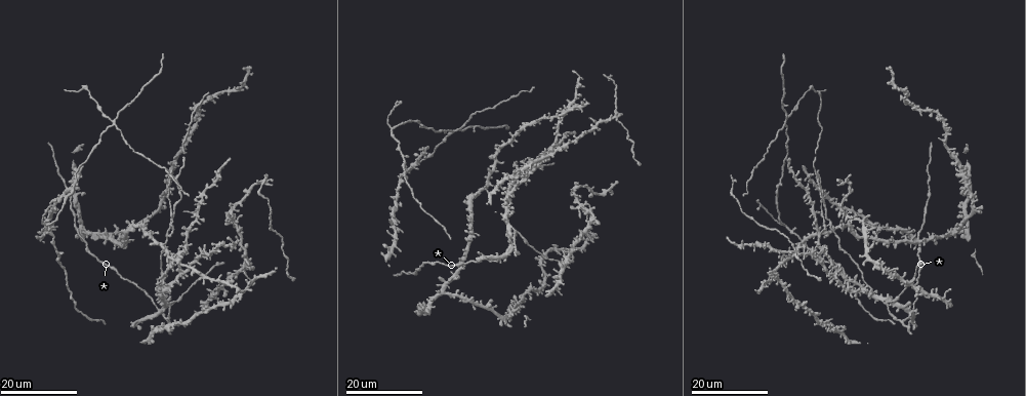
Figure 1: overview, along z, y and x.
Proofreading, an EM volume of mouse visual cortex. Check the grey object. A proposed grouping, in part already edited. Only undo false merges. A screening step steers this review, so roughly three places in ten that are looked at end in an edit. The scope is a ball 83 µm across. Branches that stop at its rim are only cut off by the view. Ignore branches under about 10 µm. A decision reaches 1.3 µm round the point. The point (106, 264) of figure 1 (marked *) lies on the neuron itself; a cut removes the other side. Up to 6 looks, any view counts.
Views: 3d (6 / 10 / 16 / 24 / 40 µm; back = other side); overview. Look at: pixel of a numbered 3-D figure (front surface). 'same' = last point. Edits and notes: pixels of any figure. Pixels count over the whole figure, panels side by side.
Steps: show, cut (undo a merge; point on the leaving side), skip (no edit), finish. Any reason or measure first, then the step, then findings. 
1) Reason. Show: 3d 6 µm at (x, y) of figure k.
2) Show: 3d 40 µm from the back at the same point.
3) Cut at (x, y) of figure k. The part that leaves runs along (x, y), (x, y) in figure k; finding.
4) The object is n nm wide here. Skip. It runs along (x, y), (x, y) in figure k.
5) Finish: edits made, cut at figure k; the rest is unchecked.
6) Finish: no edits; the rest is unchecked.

Four or more arms meet. Show: 3d 24 µm at (114, 123) of figure 1.

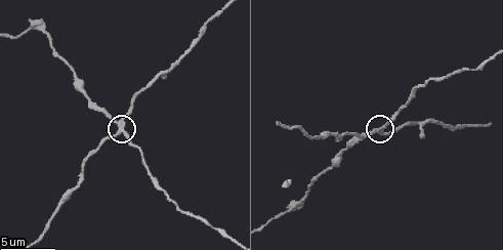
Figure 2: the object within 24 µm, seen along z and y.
Show: 3d 10 µm at (379, 130) of figure 2.

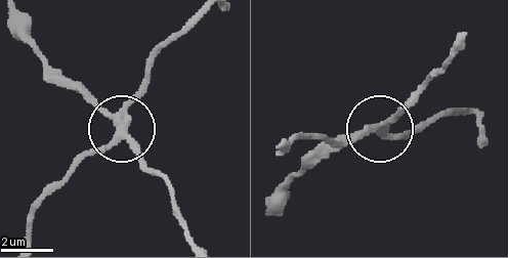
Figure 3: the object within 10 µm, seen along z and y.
Cut at (139, 159) of figure 3. The part that leaves runs along (118, 126), (125, 143), (173, 197), (186, 235) in figure 3; a second neuron is stuck on.

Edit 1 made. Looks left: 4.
Three arms meet. Show: 3d 24 µm at (493, 162) of figure 1.

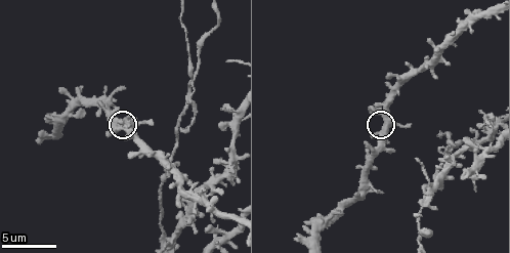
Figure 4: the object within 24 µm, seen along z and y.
Zoom in. Show: 3d 10 µm at (387, 119) of figure 4.

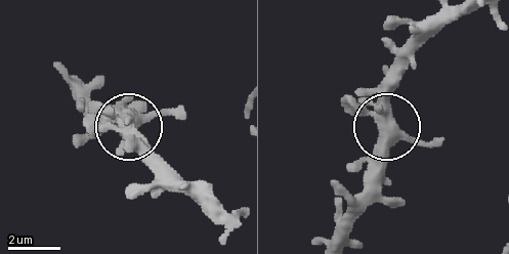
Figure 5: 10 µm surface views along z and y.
Show: 3d 10 µm from the back at (383, 133) of figure 5.

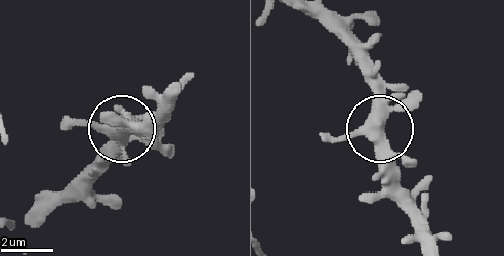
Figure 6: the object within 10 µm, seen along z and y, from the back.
3 arms meet here. Skip. All the same neuron.

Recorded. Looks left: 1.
Finish: edits made, cut at figure 3; the rest is unchecked.

